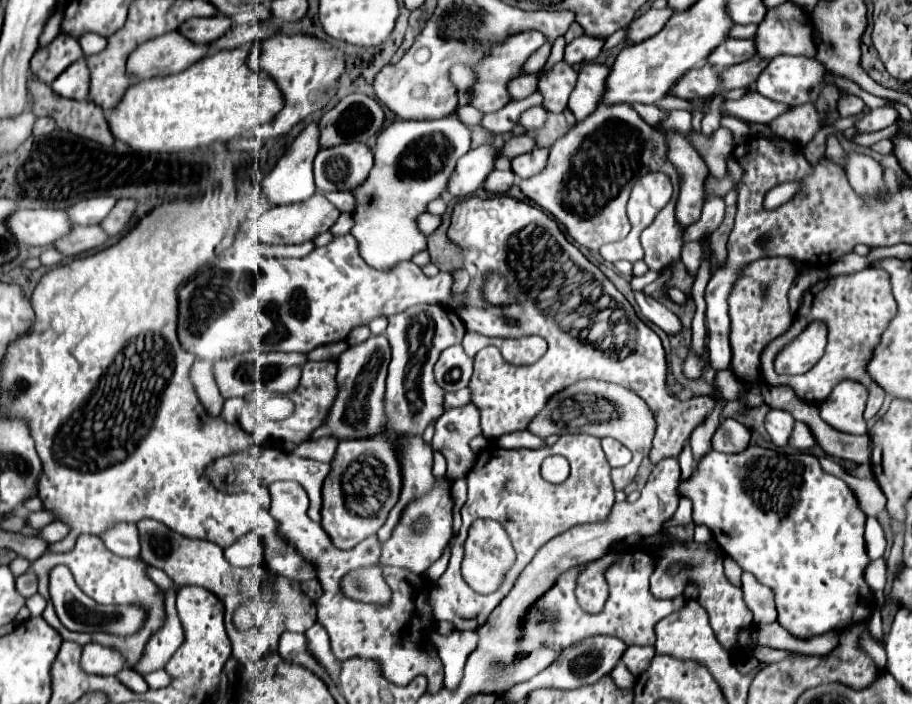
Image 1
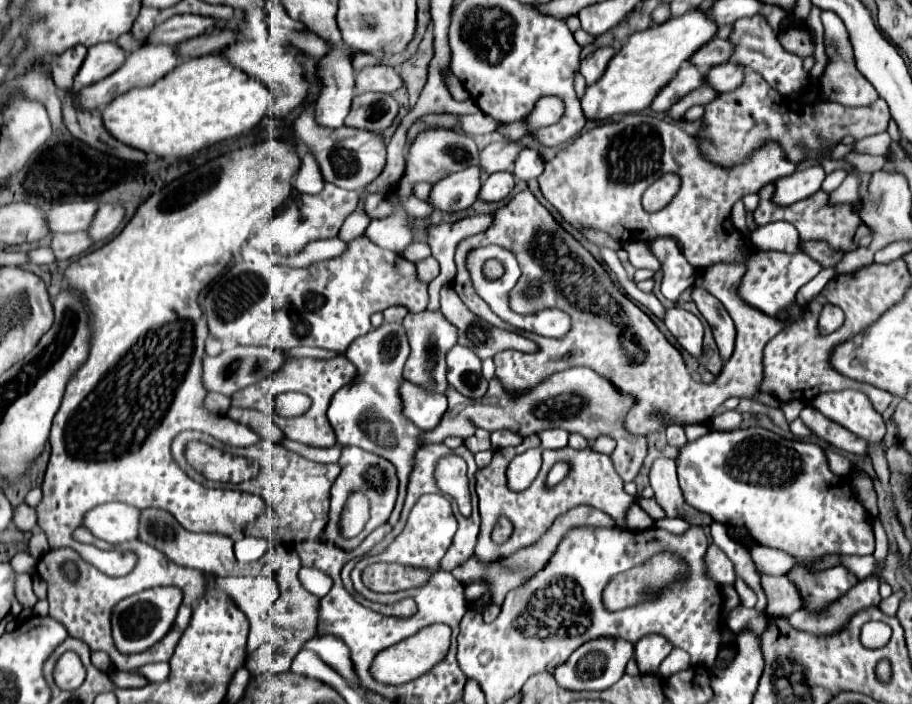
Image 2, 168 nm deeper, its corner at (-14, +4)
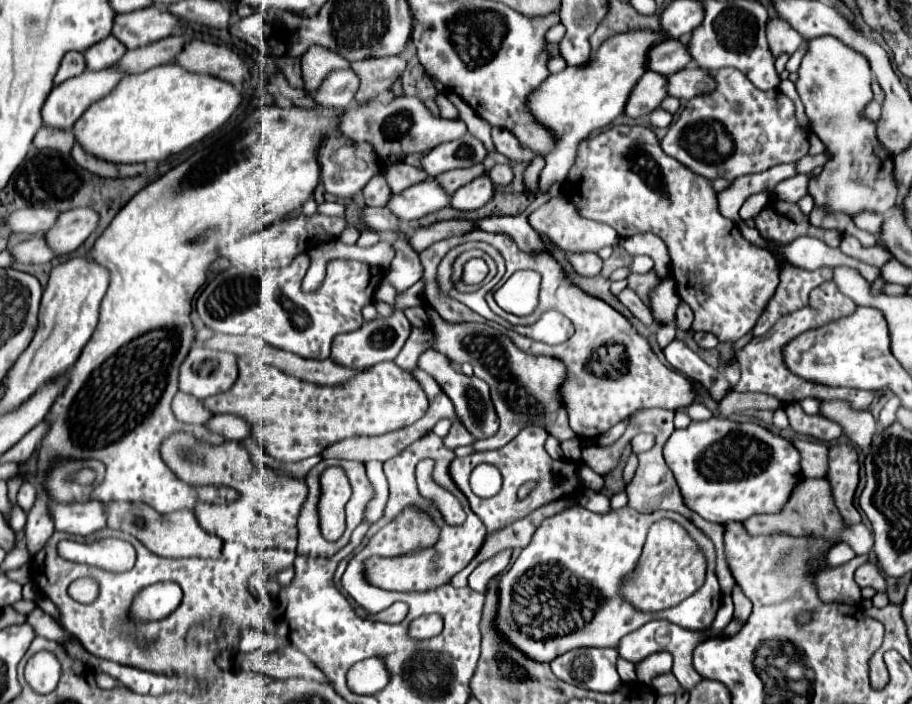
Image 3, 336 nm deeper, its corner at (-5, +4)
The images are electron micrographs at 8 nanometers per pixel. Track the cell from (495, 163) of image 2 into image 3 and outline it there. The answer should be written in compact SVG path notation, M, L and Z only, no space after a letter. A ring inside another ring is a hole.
M472 165L466 169L454 169L450 173L440 173L438 177L434 177L438 181L438 185L442 185L442 189L446 189L446 193L454 193L458 187L470 183L472 179L476 179L478 175L482 175L482 165Z

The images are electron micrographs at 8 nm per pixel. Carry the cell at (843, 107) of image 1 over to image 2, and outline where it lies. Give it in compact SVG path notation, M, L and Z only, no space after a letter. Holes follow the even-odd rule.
M823 11L821 21L825 27L825 45L827 45L827 55L829 55L829 65L827 65L825 77L819 83L821 101L835 101L835 103L841 103L847 107L865 107L865 105L875 103L879 99L879 93L875 93L875 87L857 71L849 35L847 35L847 29L845 29L841 17L835 17L835 13L831 13L831 11Z

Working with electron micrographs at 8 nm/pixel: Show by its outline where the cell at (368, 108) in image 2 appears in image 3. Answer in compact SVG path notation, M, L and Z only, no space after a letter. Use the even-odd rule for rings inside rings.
M404 55L380 57L380 59L362 59L352 63L354 73L360 79L360 89L354 97L358 105L372 101L378 93L392 87L392 83L402 75L406 67Z

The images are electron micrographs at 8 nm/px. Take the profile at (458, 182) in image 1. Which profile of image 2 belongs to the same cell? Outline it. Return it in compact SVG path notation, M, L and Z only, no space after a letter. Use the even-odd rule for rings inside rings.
M477 165L453 173L451 177L445 177L433 185L429 203L435 209L443 209L443 211L467 209L477 201L481 189L481 177L483 171L477 169Z

